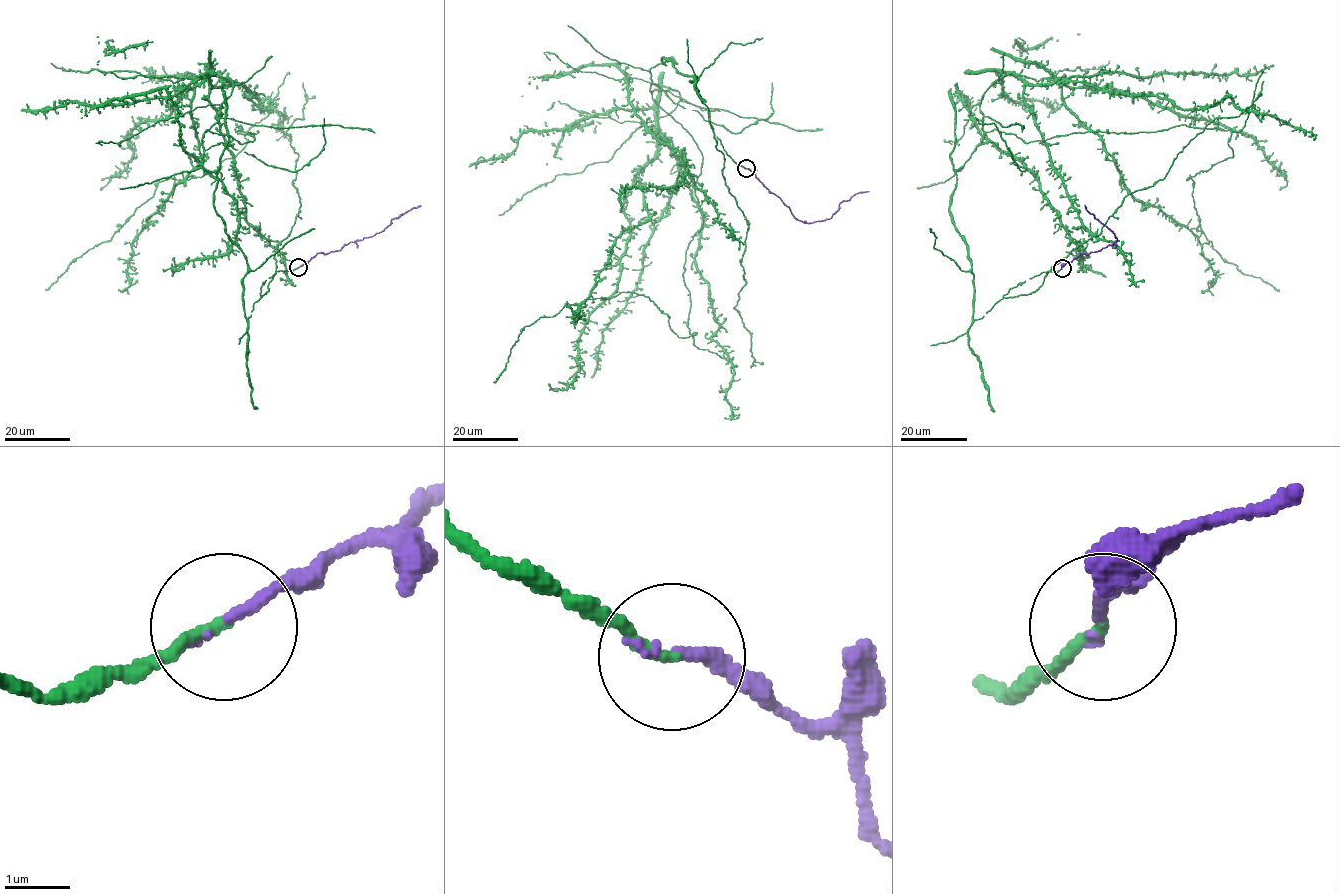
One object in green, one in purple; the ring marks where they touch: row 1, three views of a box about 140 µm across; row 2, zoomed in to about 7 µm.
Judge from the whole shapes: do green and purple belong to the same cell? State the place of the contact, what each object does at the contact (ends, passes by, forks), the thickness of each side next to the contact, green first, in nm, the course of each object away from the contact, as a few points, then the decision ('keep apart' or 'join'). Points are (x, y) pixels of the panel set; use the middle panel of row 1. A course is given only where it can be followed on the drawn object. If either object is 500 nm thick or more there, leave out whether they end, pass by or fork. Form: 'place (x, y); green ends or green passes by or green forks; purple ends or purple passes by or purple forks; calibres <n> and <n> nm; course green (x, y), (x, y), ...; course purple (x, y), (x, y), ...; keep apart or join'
place (746, 168); green ends; purple ends; calibres 160 and 190 nm; course green (746, 169), (663, 57), (652, 99), (702, 155), (695, 333), (633, 292), (585, 299), (525, 326), (493, 382); course purple (746, 169), (753, 172), (795, 218), (805, 223), (830, 218), (841, 202), (868, 191); join

